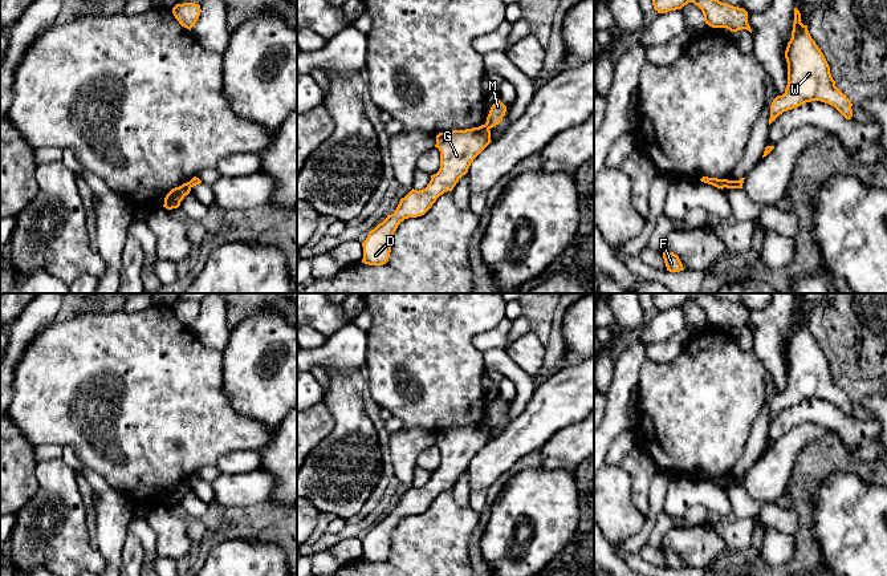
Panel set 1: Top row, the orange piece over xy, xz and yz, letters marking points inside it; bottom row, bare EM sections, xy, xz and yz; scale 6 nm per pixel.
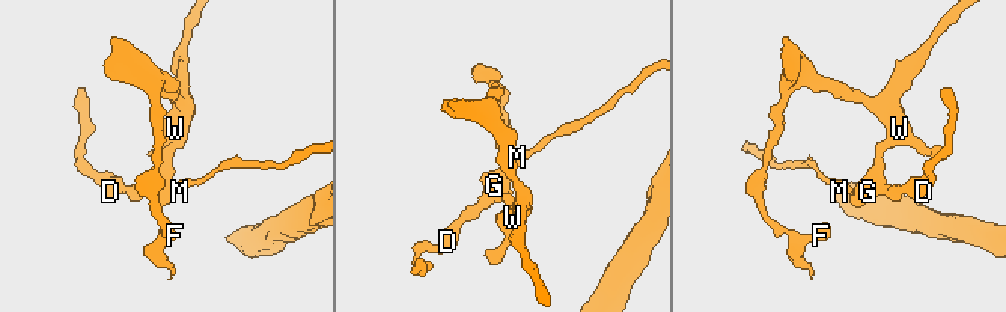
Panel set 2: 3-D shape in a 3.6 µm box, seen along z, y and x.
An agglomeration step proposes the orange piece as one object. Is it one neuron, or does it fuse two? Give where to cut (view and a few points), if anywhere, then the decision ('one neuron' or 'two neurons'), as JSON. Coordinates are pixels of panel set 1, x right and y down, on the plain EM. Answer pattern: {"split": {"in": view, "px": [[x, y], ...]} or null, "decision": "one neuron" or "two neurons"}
{"split": {"in": "yz", "px": [[727, 477], [724, 483]]}, "decision": "two neurons"}

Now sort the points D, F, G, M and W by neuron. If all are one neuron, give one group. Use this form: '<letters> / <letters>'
D F G W / M

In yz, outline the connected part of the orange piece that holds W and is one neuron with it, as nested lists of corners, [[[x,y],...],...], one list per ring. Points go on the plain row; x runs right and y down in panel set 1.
[[[794,305],[792,336],[785,348],[788,382],[782,393],[770,402],[769,422],[784,409],[806,399],[821,398],[834,403],[846,417],[853,414],[853,401],[837,384],[830,364],[811,336],[807,323],[801,320],[801,311]]]

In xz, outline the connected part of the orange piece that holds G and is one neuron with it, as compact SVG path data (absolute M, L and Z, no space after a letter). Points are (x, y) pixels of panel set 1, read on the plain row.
M487 422L439 430L435 442L440 449L439 468L431 472L426 486L419 488L412 486L400 496L396 507L369 530L362 540L362 560L369 563L386 561L391 549L391 536L398 523L404 516L424 512L440 492L452 488L459 476L468 470L473 457L491 439L491 427Z

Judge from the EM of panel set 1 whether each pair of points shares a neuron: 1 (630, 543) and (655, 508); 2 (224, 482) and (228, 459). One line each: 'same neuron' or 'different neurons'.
1: same neuron
2: different neurons

